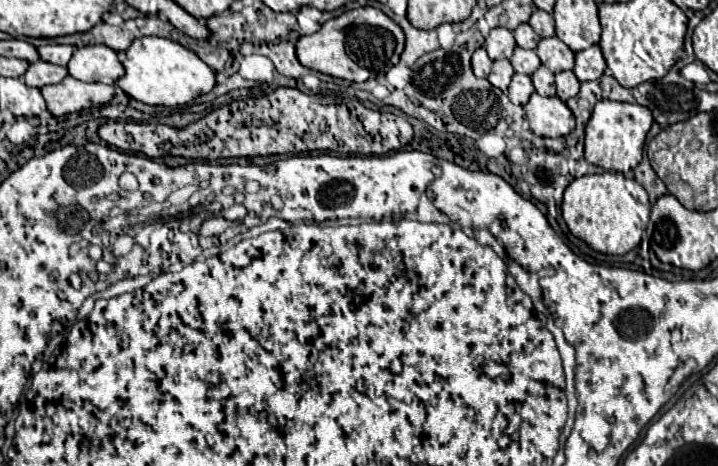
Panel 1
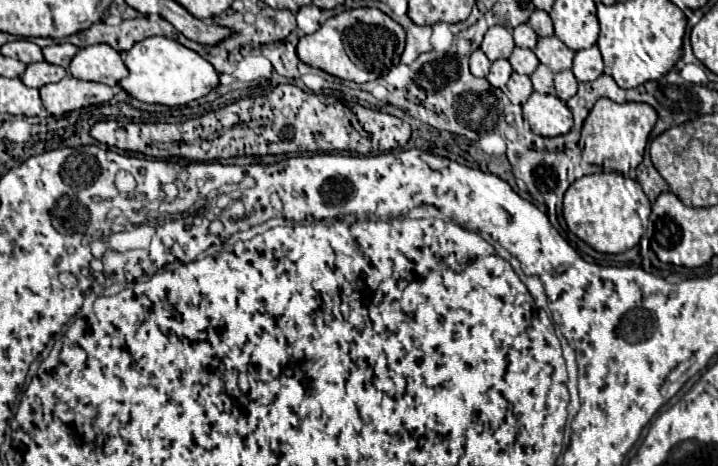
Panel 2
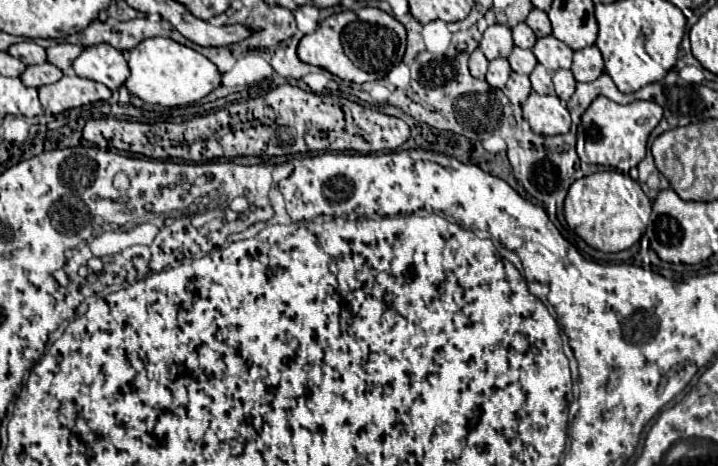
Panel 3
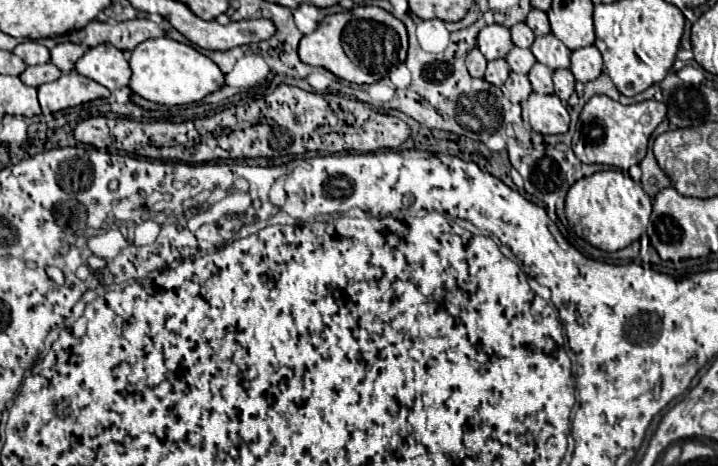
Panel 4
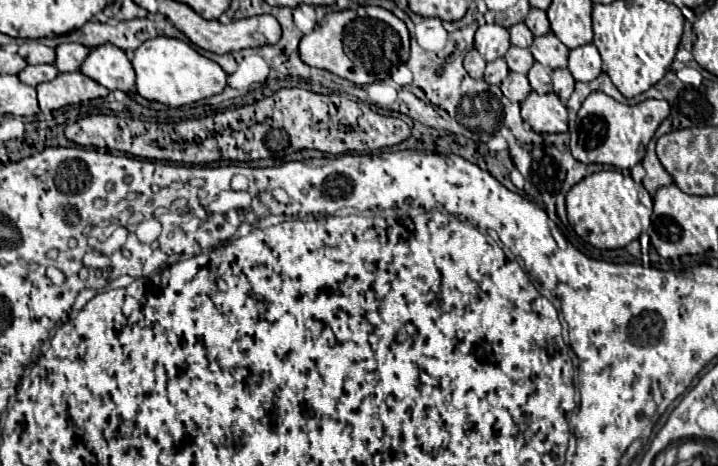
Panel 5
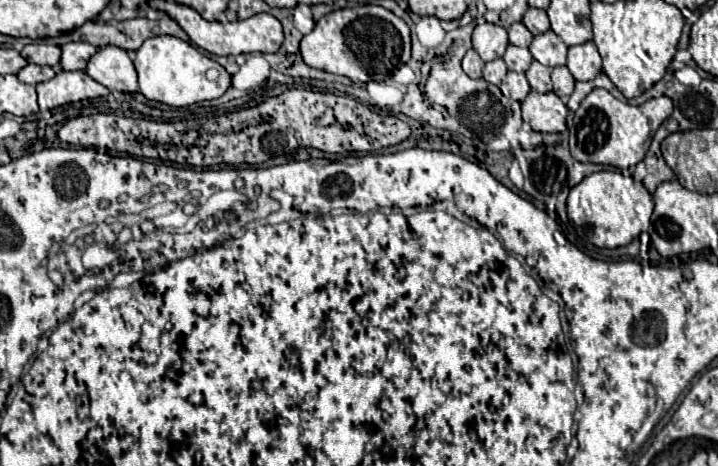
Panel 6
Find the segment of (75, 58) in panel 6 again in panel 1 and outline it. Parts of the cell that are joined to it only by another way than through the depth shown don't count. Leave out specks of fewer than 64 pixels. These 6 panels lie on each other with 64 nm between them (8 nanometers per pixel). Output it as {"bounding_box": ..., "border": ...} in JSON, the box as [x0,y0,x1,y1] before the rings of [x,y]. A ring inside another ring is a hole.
{"bounding_box":[38,44,74,66],"border":[[[46,44],[46,46],[38,46],[38,54],[44,62],[50,64],[60,64],[66,66],[70,56],[72,56],[74,48],[72,46],[64,46],[64,44]]]}

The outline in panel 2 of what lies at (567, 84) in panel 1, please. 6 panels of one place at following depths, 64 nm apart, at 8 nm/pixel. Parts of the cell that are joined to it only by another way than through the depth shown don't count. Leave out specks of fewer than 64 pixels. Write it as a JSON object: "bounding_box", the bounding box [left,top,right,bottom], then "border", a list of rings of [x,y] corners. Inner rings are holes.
{"bounding_box":[554,70,578,102],"border":[[[564,70],[554,76],[554,86],[556,86],[556,96],[566,102],[568,98],[572,98],[576,94],[578,82],[570,70]]]}

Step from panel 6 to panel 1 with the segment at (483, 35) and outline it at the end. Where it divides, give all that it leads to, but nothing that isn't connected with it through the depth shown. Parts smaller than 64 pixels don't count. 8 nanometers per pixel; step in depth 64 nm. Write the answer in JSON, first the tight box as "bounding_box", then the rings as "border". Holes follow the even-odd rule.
{"bounding_box":[484,28,516,60],"border":[[[494,28],[484,44],[488,56],[492,60],[500,60],[500,58],[510,58],[514,48],[516,48],[516,40],[512,36],[512,32],[508,28]]]}

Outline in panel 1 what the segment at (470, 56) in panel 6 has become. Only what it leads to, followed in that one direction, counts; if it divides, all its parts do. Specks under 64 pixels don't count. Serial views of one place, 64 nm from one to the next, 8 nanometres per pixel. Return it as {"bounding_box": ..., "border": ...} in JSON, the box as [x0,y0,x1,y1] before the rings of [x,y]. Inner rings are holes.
{"bounding_box":[472,48,492,78],"border":[[[478,48],[474,52],[474,56],[472,56],[472,70],[474,70],[474,74],[478,78],[486,78],[488,72],[490,72],[490,68],[492,68],[492,60],[488,58],[488,54],[486,54],[484,48]]]}

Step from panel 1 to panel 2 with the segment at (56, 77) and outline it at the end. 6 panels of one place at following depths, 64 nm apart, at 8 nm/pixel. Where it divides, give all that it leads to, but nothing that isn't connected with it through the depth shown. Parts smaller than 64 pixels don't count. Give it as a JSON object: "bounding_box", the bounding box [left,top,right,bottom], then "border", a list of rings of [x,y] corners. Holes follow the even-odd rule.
{"bounding_box":[22,62,66,88],"border":[[[36,62],[36,64],[28,64],[22,82],[28,84],[30,88],[42,88],[44,84],[50,82],[60,82],[66,76],[66,70],[48,62]]]}

